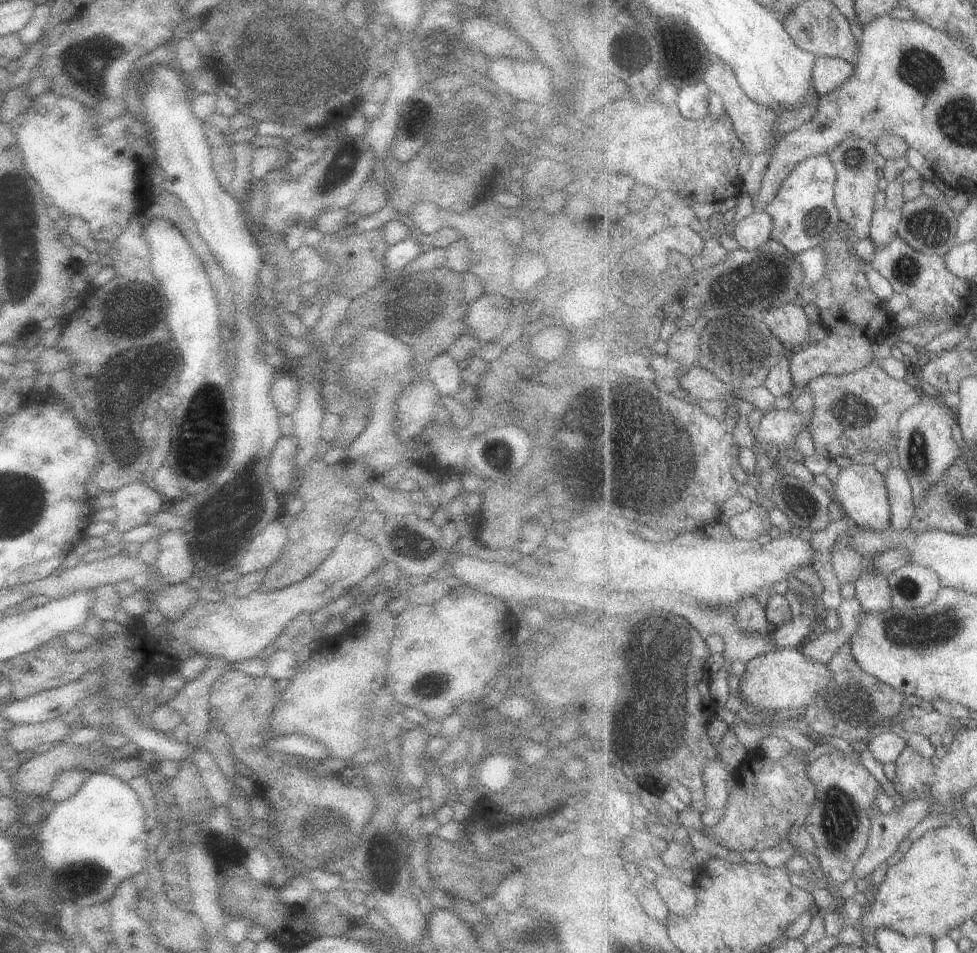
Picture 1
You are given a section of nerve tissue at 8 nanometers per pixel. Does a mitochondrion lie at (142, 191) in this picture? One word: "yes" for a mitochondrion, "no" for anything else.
no

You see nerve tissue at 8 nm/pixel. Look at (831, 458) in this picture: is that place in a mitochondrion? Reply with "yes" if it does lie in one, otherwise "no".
no

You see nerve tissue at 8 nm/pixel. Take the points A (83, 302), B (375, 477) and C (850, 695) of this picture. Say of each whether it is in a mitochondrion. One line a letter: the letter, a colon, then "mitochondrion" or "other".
A: other
B: other
C: mitochondrion

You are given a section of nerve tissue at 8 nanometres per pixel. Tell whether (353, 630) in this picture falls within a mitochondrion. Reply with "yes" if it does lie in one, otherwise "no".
no

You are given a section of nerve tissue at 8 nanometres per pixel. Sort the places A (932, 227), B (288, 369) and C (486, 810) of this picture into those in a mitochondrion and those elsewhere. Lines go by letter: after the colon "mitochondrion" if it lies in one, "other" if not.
A: mitochondrion
B: other
C: other

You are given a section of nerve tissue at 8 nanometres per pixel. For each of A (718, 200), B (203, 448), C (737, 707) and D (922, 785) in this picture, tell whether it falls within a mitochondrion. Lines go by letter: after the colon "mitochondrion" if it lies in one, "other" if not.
A: other
B: mitochondrion
C: other
D: other

